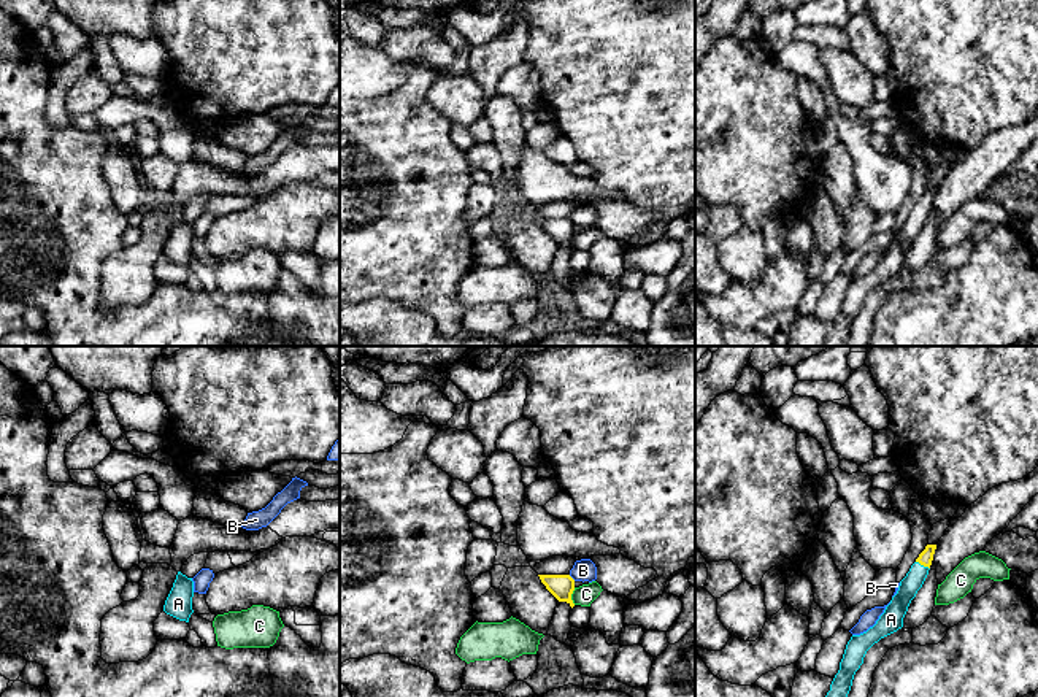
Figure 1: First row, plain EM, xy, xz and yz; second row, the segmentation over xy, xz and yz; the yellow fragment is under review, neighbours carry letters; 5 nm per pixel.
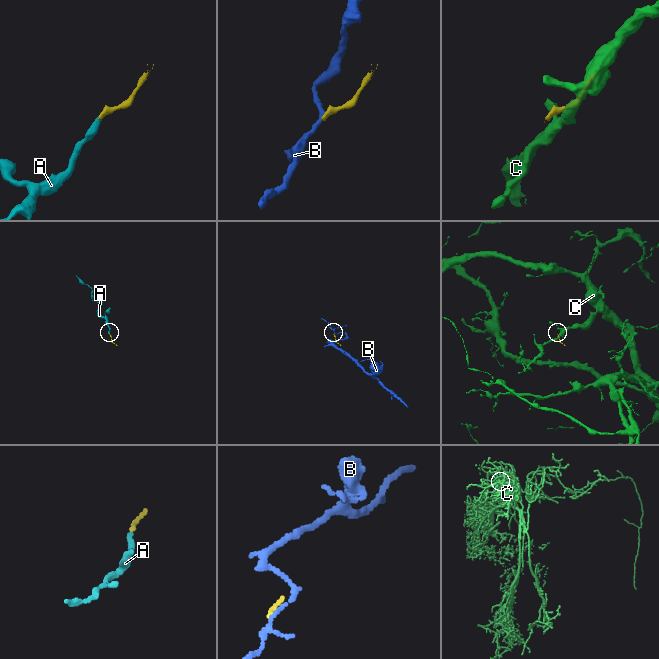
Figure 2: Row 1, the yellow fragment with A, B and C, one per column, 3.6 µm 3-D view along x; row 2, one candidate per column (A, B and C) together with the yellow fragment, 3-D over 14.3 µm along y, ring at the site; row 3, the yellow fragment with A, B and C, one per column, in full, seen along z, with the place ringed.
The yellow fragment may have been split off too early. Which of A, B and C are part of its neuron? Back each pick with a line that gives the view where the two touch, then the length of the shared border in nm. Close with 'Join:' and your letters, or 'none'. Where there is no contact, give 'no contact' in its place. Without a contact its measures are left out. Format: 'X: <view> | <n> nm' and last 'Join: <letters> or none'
A: yz | 80 nm
Join: A

